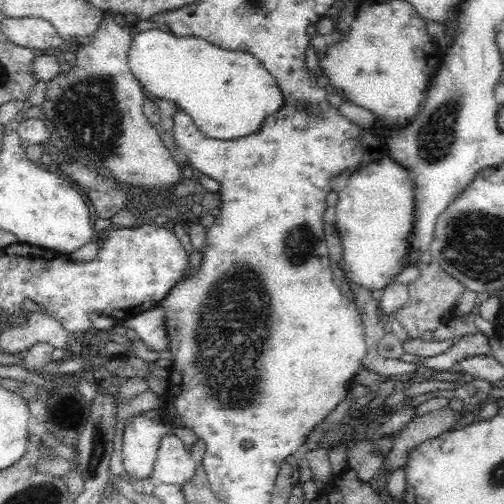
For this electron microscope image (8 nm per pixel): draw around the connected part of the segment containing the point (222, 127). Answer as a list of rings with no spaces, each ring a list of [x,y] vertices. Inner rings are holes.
[[[160,29],[135,32],[127,56],[132,75],[149,97],[168,98],[178,105],[208,139],[233,140],[256,133],[267,117],[283,106],[283,94],[272,73],[254,55],[232,52],[208,43],[202,37],[176,36]]]

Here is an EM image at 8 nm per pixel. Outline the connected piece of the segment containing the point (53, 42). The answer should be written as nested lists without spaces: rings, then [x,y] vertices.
[[[6,17],[2,19],[1,27],[8,40],[25,49],[50,49],[67,43],[56,33],[52,23],[43,18]]]

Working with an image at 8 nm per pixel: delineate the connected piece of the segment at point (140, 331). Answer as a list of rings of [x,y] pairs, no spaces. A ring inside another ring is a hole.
[[[160,306],[140,312],[139,315],[117,323],[120,326],[126,326],[128,330],[136,331],[138,339],[141,339],[152,350],[168,348],[168,335],[164,327],[164,310]]]

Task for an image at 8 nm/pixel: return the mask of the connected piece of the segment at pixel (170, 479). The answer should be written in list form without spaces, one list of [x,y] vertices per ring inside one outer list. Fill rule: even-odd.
[[[169,432],[163,436],[150,477],[158,483],[186,484],[195,472],[195,463],[186,458],[187,451],[176,433]]]

